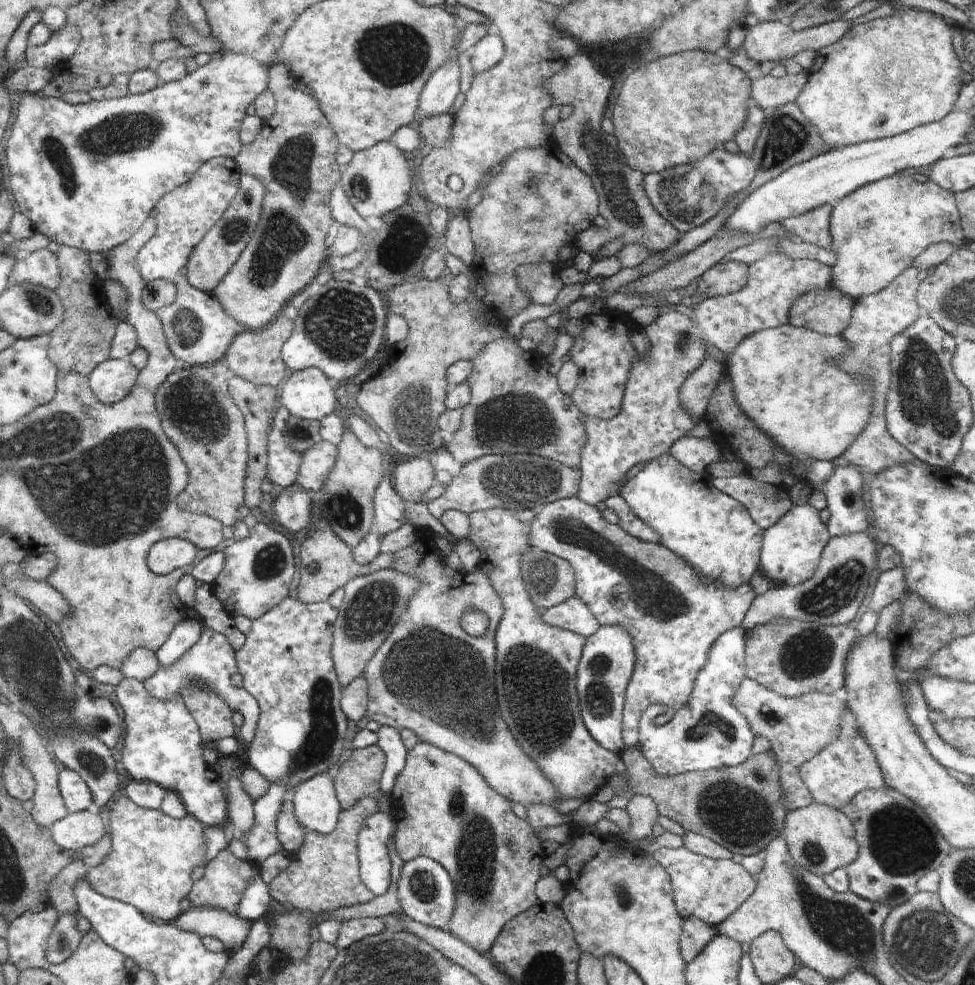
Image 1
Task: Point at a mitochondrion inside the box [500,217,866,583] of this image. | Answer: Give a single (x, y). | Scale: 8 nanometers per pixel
(684, 339)

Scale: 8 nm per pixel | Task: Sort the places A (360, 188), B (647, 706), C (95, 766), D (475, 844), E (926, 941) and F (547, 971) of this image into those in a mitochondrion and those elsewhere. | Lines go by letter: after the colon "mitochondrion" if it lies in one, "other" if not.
A: mitochondrion
B: other
C: mitochondrion
D: mitochondrion
E: mitochondrion
F: mitochondrion

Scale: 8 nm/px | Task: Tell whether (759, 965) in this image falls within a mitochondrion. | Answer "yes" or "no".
no

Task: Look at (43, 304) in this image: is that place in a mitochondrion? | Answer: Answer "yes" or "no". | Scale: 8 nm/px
yes

